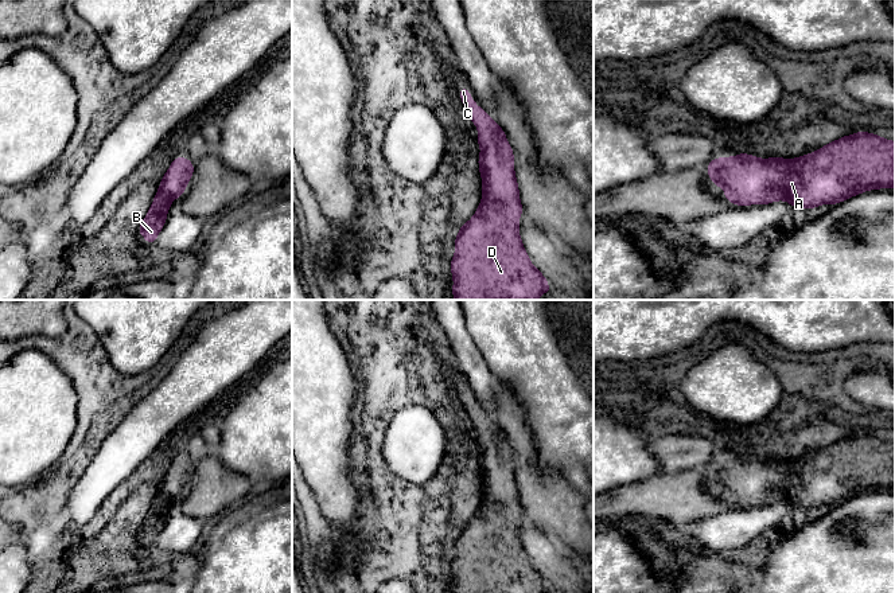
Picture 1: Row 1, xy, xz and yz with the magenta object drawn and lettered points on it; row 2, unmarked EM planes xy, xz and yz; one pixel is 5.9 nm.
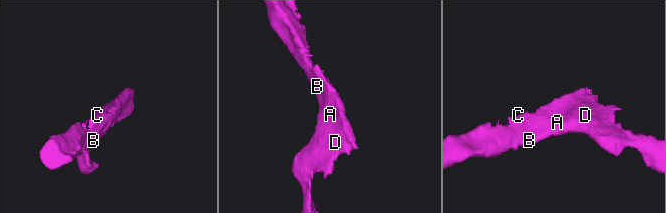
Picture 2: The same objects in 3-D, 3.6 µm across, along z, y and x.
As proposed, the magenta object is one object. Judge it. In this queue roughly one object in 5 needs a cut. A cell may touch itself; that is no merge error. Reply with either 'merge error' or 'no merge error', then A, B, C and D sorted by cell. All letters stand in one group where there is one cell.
no merge error; A B C D

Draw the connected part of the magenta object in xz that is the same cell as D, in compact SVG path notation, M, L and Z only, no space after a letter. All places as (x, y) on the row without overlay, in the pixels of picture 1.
M459 390L460 401L478 429L480 446L478 460L482 475L482 504L475 516L464 524L455 541L455 558L451 561L452 593L550 593L546 580L530 563L524 550L518 523L524 514L513 467L513 450L501 428L480 410L467 391Z

